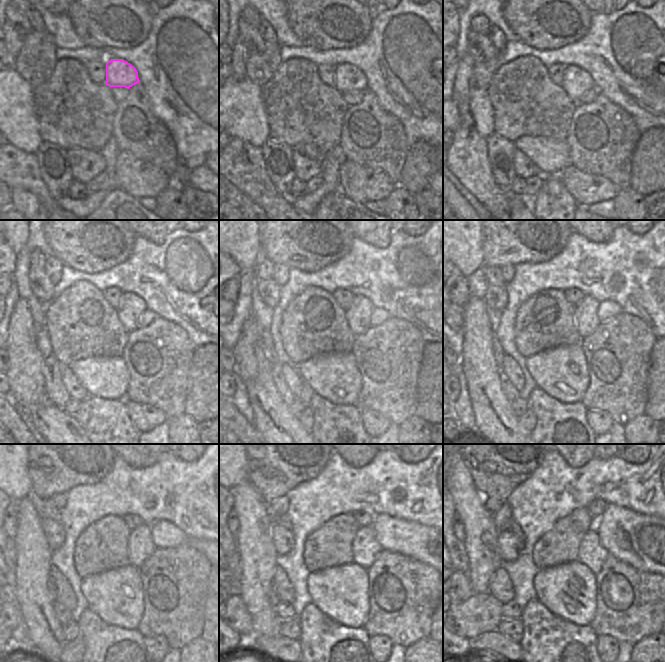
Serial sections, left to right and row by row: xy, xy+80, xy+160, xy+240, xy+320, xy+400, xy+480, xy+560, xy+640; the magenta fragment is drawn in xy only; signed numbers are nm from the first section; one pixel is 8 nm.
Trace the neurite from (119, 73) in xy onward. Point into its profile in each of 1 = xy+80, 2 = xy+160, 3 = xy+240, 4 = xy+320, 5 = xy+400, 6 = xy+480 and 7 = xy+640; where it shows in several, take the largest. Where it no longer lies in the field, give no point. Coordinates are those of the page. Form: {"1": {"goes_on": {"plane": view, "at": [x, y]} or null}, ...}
{"1": {"goes_on": {"plane": "xy+80", "at": [347, 77]}}, "2": {"goes_on": {"plane": "xy+160", "at": [576, 81]}}, "3": {"goes_on": {"plane": "xy+240", "at": [131, 306]}}, "4": {"goes_on": {"plane": "xy+320", "at": [358, 314]}}, "5": {"goes_on": {"plane": "xy+400", "at": [586, 312]}}, "6": {"goes_on": {"plane": "xy+480", "at": [140, 546]}}, "7": {"goes_on": {"plane": "xy+640", "at": [591, 553]}}}

